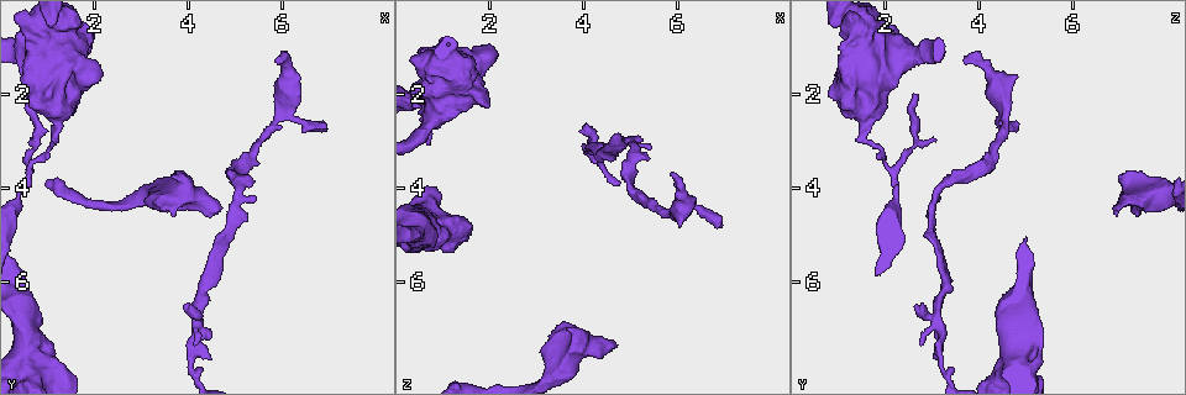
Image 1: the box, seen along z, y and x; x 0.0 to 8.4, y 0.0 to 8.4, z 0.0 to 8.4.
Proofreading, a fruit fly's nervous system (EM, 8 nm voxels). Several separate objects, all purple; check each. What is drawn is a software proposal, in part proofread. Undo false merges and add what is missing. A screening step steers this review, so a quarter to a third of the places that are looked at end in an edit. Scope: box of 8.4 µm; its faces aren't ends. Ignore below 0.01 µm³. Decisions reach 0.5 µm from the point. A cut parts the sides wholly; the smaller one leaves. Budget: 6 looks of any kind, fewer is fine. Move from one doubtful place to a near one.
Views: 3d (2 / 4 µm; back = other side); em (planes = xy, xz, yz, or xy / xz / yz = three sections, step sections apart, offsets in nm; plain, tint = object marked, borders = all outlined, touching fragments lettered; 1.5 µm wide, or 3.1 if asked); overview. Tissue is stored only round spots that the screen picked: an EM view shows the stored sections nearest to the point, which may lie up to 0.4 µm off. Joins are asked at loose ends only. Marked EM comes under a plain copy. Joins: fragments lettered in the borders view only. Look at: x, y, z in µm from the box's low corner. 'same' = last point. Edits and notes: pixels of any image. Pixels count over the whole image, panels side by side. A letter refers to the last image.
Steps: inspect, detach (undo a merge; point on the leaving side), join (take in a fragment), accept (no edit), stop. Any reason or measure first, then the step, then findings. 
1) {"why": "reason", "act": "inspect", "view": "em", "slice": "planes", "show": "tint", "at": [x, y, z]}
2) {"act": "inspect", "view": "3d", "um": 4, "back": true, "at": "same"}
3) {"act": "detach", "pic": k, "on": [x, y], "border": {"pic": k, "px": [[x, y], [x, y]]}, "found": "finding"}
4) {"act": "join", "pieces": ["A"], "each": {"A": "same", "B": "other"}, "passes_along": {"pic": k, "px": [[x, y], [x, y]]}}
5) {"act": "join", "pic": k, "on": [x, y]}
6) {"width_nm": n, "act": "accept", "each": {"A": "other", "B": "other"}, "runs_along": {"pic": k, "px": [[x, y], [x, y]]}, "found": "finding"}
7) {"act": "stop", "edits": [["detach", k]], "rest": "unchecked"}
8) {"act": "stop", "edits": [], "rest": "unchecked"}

{"why": "small branch off a trunk", "act": "inspect", "view": "3d", "um": 4, "back": true, "at": [1.20, 2.65, 1.55]}

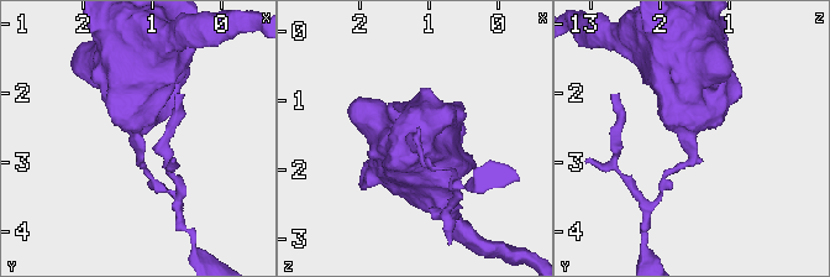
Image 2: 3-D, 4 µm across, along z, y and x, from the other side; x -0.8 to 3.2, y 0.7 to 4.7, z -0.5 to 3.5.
{"arms": 4, "act": "inspect", "view": "em", "um": 3.1, "slice": "planes", "show": "tint", "at": [1.25, 2.70, 1.55]}

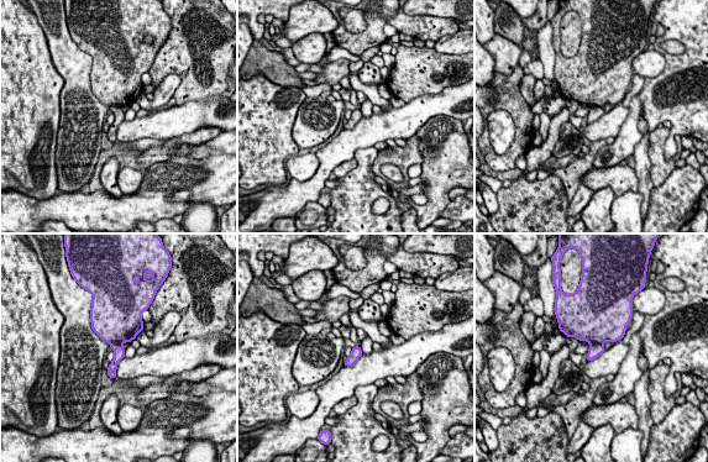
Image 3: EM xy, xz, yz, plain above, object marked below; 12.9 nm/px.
{"why": "what lies round it", "act": "inspect", "view": "em", "um": 3.1, "slice": "planes", "show": "borders", "at": "same"}

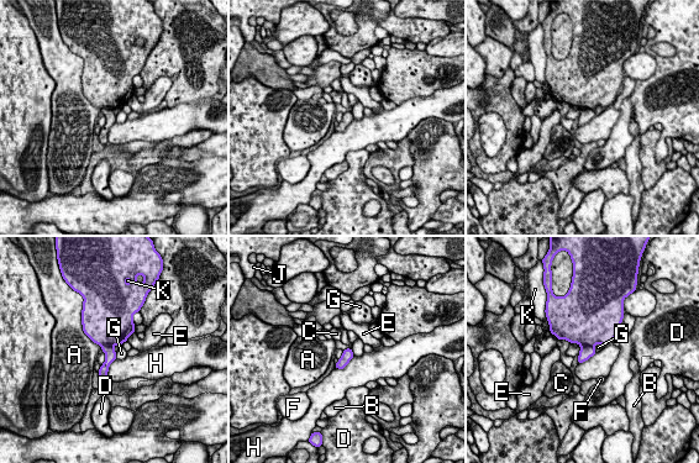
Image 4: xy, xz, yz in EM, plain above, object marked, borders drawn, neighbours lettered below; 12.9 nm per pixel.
{"width_nm": 140, "act": "detach", "pic": 4, "on": [585, 352], "each": {"A": "other", "B": "other", "C": "other", "D": "other", "E": "other", "F": "other", "G": "other", "H": "other", "J": "other", "K": "other"}, "part_leaving": {"pic": 4, "px": [[110, 348], [103, 377]]}, "found": "a second cell is stuck on"}

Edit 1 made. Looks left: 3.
{"why": "an open end", "act": "inspect", "view": "em", "slice": "planes", "show": "borders", "at": [5.90, 1.30, 3.70]}

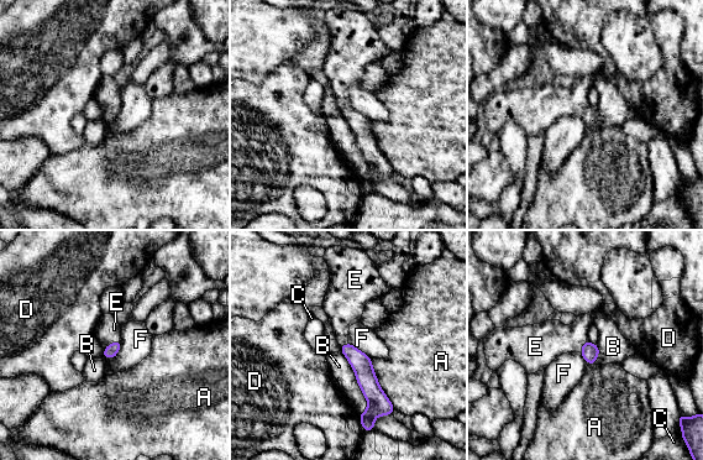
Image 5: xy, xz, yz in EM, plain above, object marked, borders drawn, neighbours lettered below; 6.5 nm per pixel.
{"act": "join", "pieces": ["E"], "each": {"A": "other", "B": "other", "C": "other", "D": "other", "E": "same", "F": "other"}, "passes_along": {"pic": 5, "px": [[110, 351], [113, 343], [108, 330]]}, "found": "the cell continues"}

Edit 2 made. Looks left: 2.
{"why": "an open end", "act": "inspect", "view": "em", "slice": "planes", "show": "borders", "at": [6.95, 2.75, 4.80]}

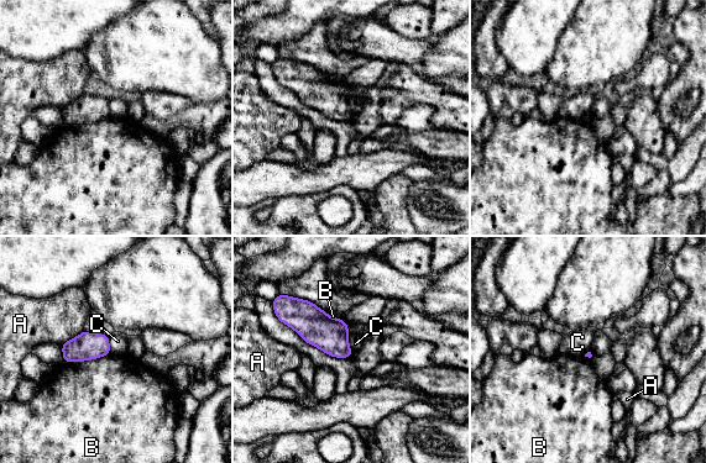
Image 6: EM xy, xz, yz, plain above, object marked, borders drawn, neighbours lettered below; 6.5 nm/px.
{"act": "accept", "each": {"A": "other", "B": "other", "C": "other"}, "border": {"pic": 6, "px": [[346, 333], [352, 356]]}, "found": "no lettered fragment goes on from it"}

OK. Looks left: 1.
{"act": "stop", "edits": [["detach", 4], ["join", 5]], "rest": "unchecked"}

